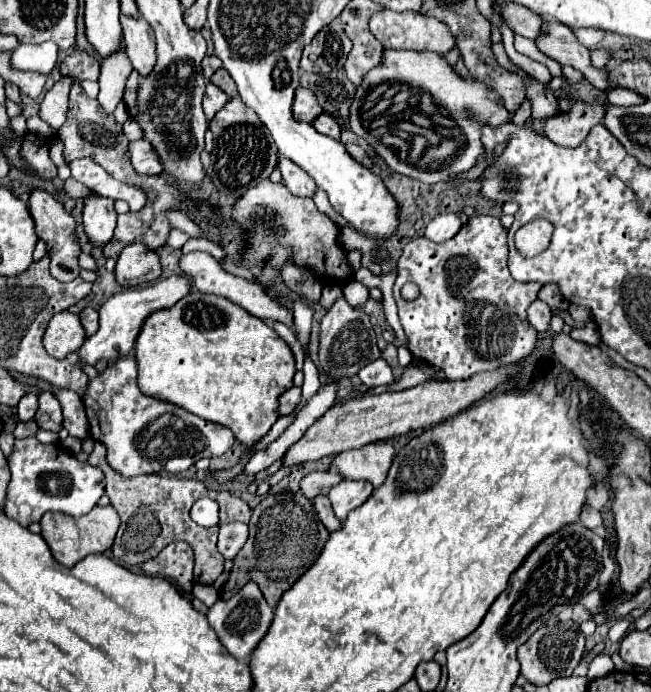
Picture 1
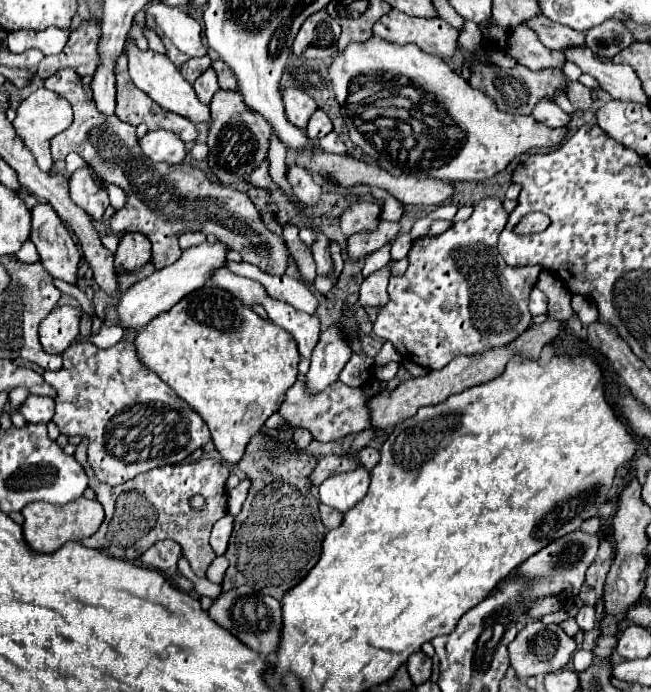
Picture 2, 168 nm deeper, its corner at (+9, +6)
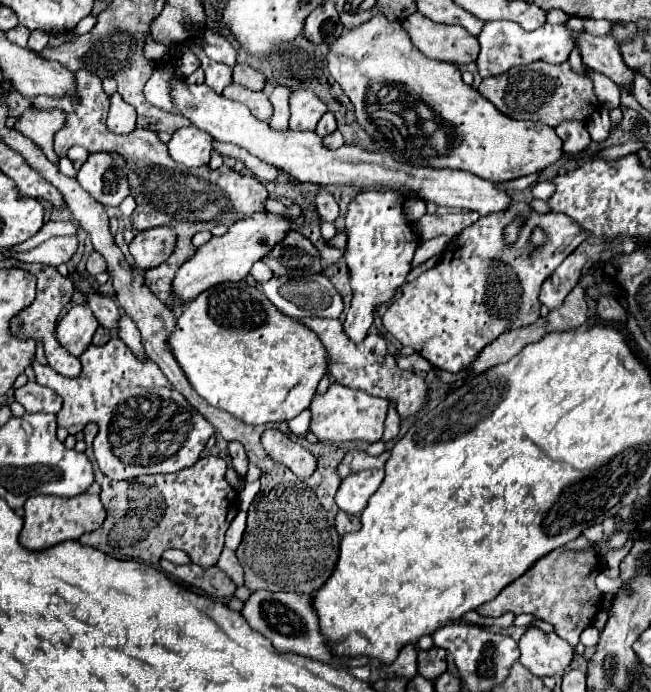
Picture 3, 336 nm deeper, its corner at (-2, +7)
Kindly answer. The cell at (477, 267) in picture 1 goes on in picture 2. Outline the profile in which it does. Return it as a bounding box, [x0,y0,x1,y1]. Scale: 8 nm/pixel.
[373,199,541,369]

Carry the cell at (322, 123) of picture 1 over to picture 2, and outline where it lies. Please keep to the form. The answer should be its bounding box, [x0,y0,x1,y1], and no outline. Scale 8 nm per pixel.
[307,109,333,141]

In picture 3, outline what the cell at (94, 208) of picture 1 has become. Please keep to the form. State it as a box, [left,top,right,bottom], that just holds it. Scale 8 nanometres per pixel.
[78,152,130,206]

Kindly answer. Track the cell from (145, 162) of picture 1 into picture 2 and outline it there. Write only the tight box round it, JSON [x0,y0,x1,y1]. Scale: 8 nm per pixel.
[139,129,187,165]

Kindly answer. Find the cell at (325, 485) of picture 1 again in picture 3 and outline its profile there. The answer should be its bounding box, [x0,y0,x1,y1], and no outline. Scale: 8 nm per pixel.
[338,450,390,478]

